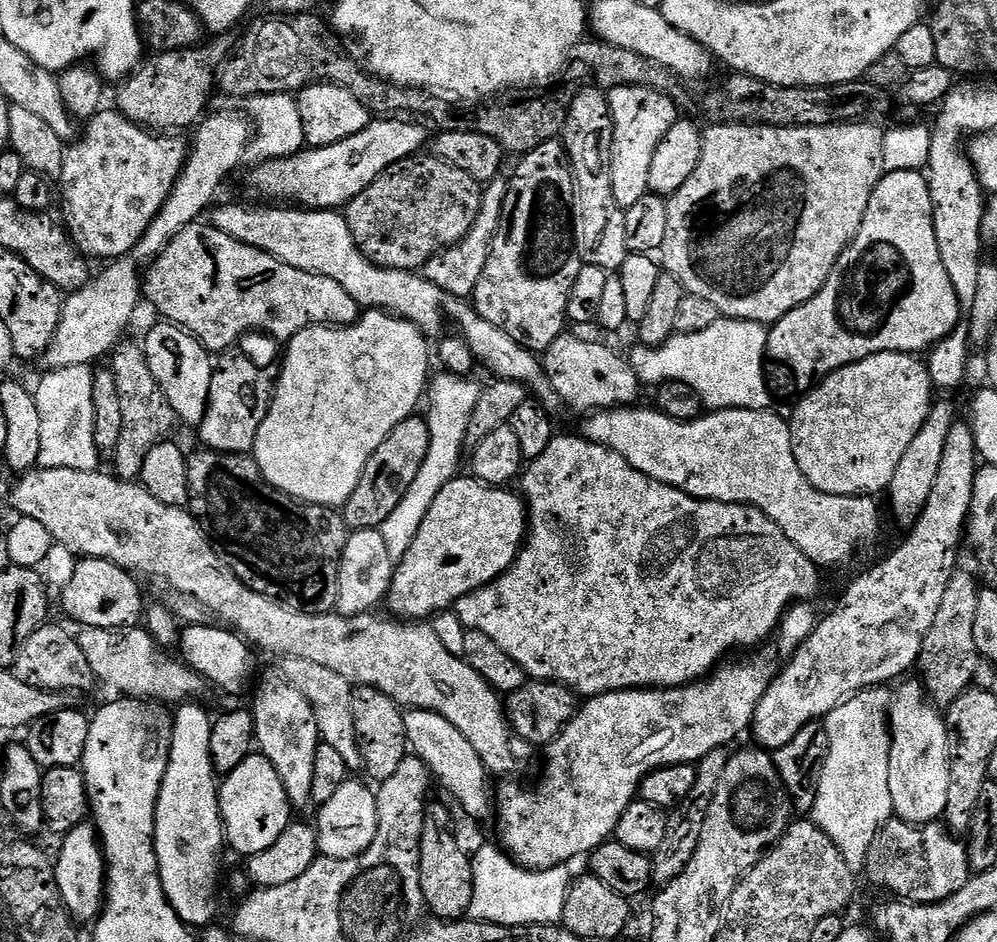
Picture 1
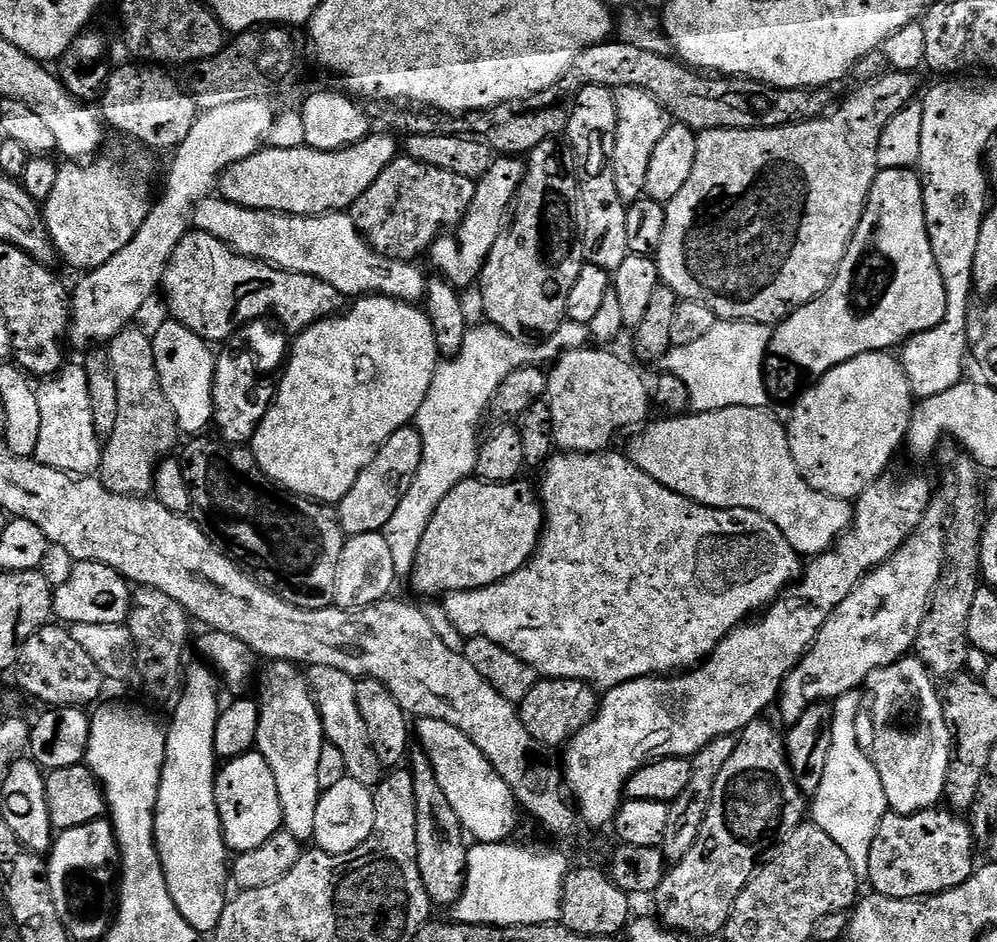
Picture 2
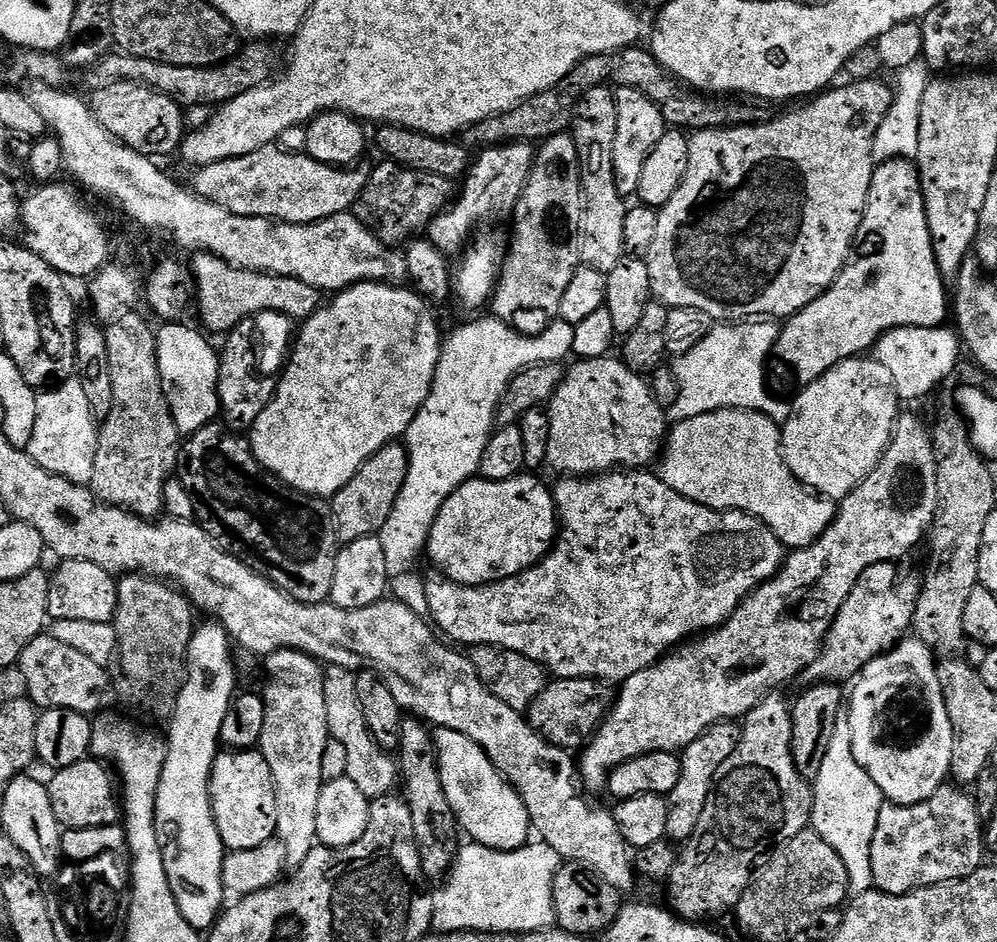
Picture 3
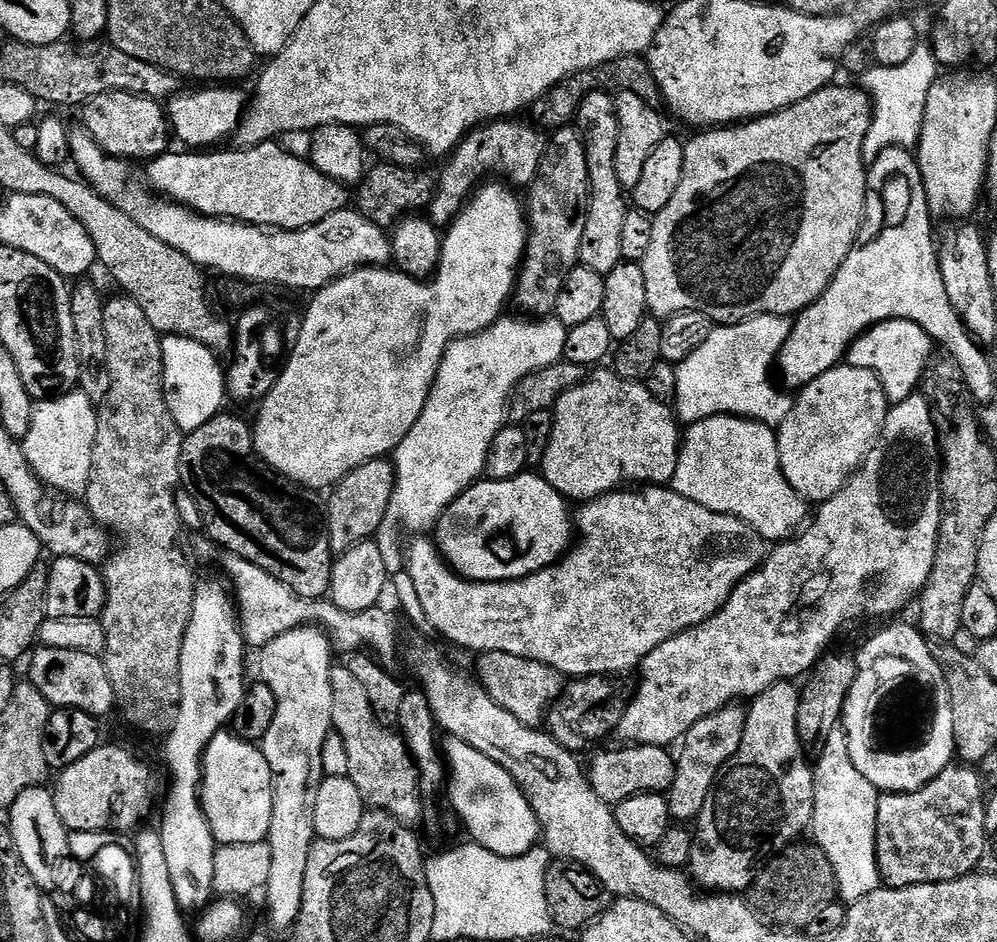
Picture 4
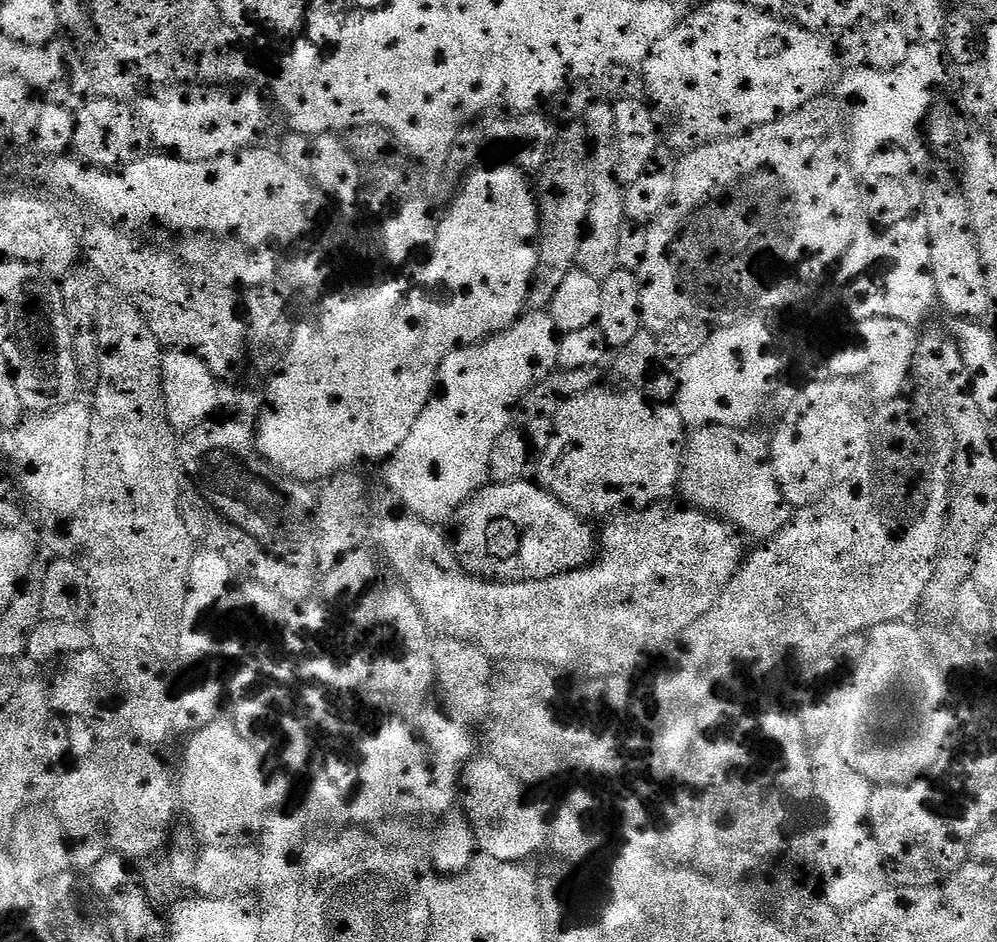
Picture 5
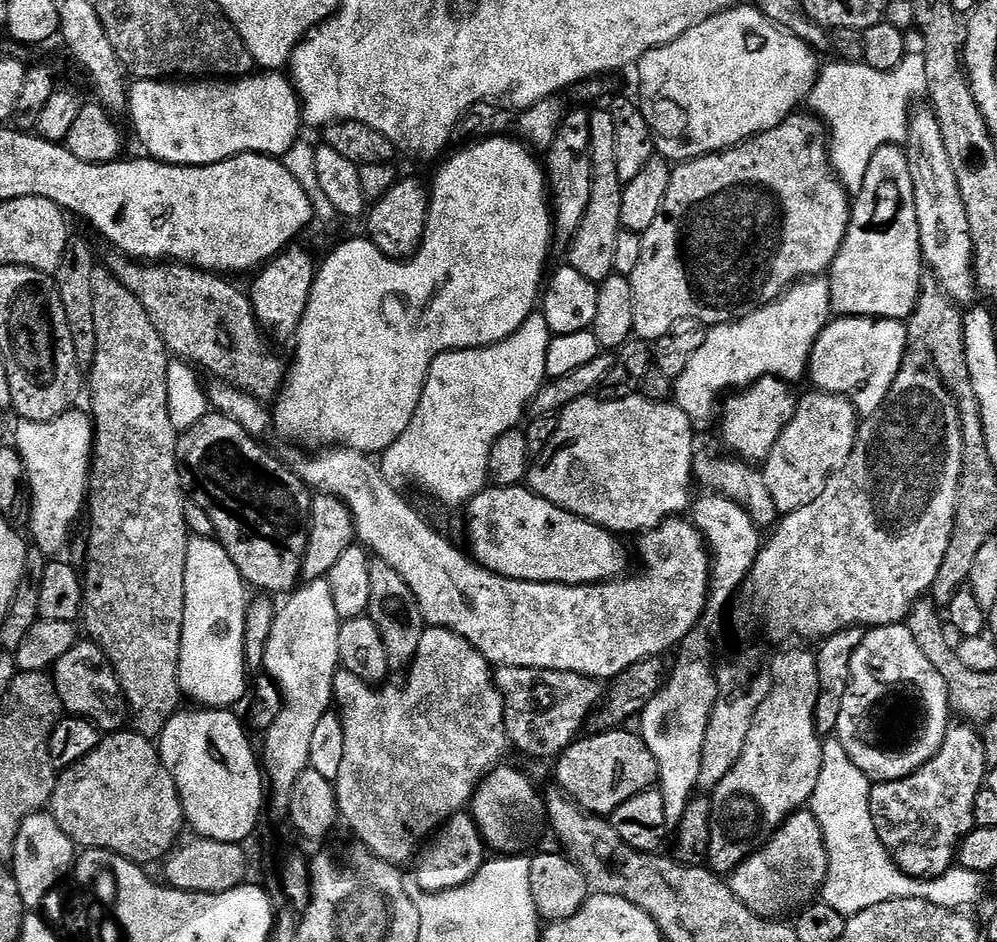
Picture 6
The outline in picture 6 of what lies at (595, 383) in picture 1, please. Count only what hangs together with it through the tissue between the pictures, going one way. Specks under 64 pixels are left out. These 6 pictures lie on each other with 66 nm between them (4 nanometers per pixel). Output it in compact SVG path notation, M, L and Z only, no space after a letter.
M624 394L621 396L624 396L621 400L596 400L597 397L595 395L590 395L586 398L578 398L578 402L570 402L570 406L562 409L558 413L554 438L550 438L546 450L542 450L542 454L531 461L526 484L527 487L532 489L534 494L546 498L546 502L550 502L578 518L594 522L598 526L608 529L609 532L617 534L636 532L635 534L643 534L656 528L664 520L679 517L683 513L680 511L684 507L684 511L689 507L688 487L693 487L694 484L694 451L692 452L692 431L694 431L694 425L692 419L674 402L647 400L647 398L639 394Z

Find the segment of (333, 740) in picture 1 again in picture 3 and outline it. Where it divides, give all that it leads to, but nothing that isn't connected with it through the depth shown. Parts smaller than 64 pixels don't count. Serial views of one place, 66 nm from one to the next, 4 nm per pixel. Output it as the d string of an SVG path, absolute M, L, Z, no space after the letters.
M345 668L327 669L324 677L326 690L326 710L328 711L328 735L331 739L342 742L344 751L344 774L362 794L366 794L369 801L377 800L380 796L389 795L392 788L398 784L398 764L387 751L380 748L367 728L363 708L359 702L356 676Z

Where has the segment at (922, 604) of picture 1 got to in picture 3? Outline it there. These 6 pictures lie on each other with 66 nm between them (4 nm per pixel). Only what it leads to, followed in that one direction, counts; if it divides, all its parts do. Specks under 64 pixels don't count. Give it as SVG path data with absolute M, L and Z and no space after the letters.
M916 579L904 580L893 588L880 588L877 592L867 592L864 586L856 587L850 598L846 598L842 610L838 610L819 658L802 673L803 679L808 679L812 686L855 681L870 661L890 651L909 635L920 598L920 585L921 581Z

